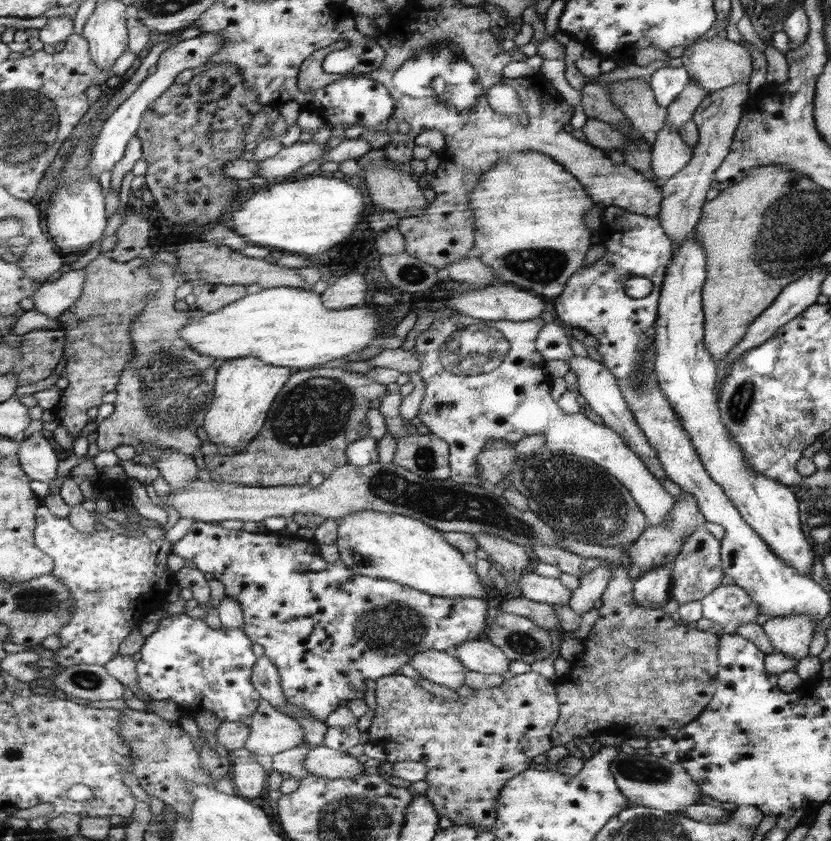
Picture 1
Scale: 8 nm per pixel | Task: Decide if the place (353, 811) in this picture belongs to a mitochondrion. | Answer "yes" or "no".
yes

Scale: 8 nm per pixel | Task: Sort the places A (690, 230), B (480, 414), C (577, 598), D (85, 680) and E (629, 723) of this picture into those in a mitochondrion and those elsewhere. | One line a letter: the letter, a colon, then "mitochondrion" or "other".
A: other
B: other
C: other
D: mitochondrion
E: other

